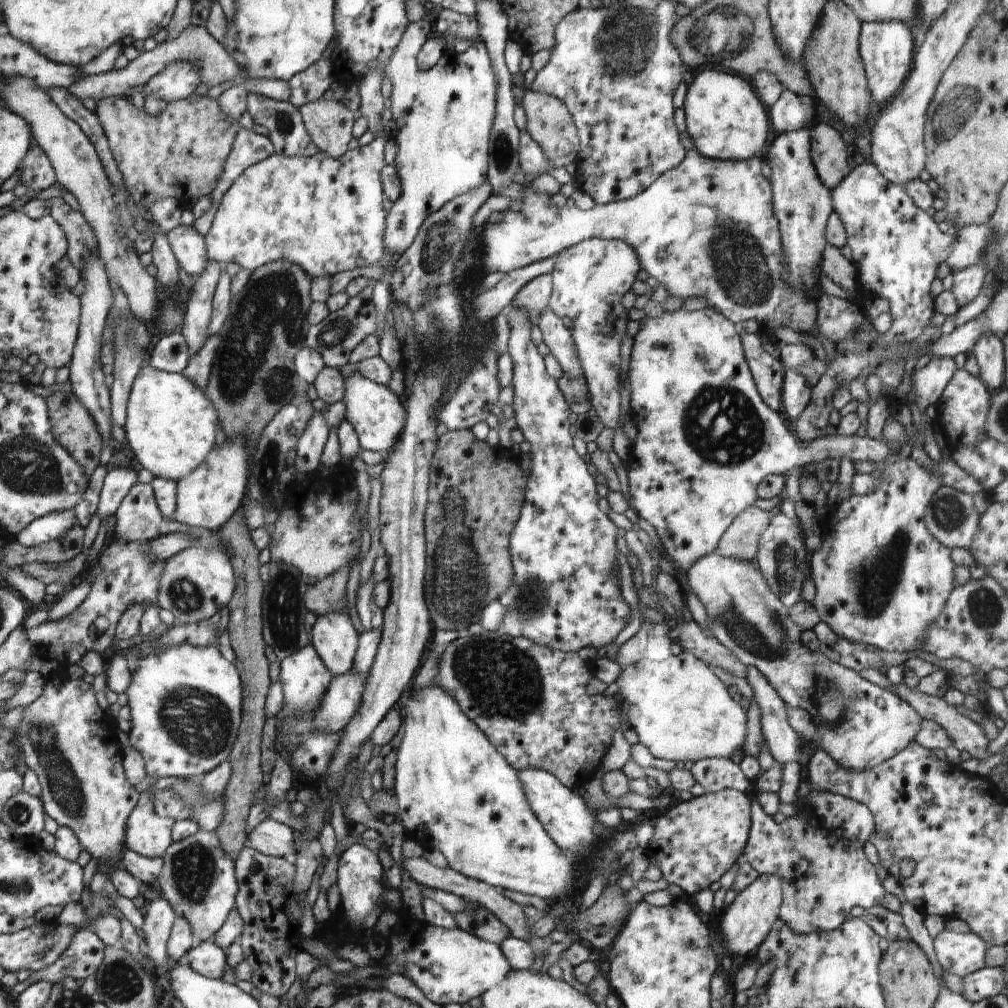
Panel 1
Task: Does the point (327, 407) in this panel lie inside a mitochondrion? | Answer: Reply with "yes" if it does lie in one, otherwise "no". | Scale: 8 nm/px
no

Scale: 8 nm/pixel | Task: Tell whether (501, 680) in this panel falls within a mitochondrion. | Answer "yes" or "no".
yes

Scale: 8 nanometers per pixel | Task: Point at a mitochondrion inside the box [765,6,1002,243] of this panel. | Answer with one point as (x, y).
(955, 110)

